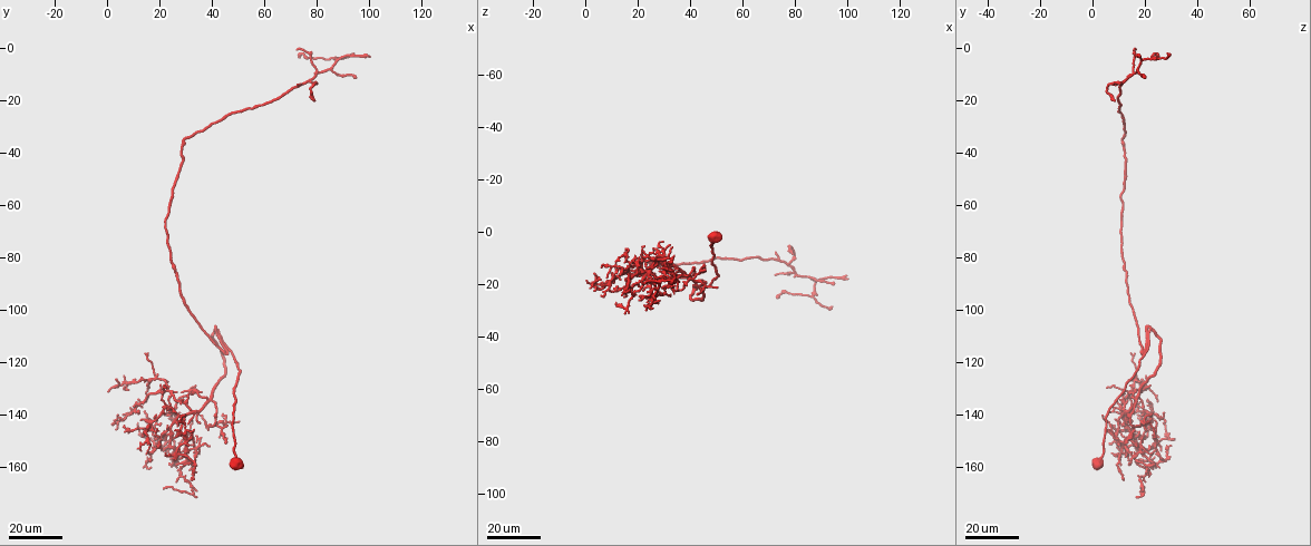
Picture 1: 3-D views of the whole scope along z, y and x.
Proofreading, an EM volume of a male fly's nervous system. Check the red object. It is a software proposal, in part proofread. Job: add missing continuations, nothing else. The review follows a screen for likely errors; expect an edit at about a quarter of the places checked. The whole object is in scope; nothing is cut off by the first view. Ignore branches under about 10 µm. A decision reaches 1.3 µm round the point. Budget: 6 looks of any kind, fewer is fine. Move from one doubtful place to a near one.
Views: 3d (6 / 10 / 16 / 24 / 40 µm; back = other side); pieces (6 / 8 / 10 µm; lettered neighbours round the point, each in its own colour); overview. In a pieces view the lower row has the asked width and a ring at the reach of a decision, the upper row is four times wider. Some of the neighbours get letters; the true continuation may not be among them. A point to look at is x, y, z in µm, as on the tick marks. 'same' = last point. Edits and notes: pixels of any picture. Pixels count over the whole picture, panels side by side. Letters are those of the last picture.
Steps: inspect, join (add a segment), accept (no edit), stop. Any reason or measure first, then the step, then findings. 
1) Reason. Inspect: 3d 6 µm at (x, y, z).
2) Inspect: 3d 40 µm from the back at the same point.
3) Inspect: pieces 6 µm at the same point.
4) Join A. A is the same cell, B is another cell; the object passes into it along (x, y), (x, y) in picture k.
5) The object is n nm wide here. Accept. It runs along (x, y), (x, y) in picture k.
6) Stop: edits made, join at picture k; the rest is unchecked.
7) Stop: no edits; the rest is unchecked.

Tapers out. Inspect: 3d 16 µm at (72, 0, 16).

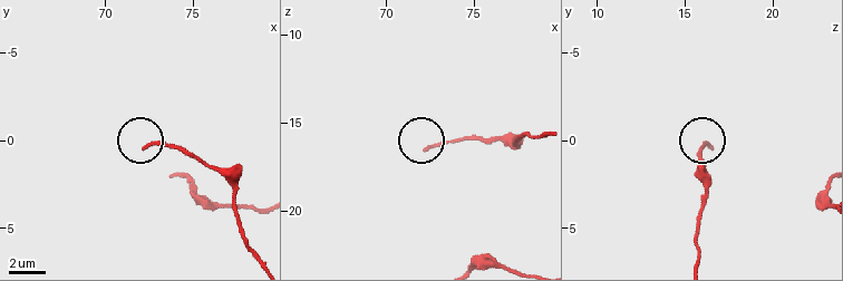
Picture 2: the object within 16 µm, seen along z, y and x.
Inspect: pieces 10 µm at (72.2, 0.4, 16.6).

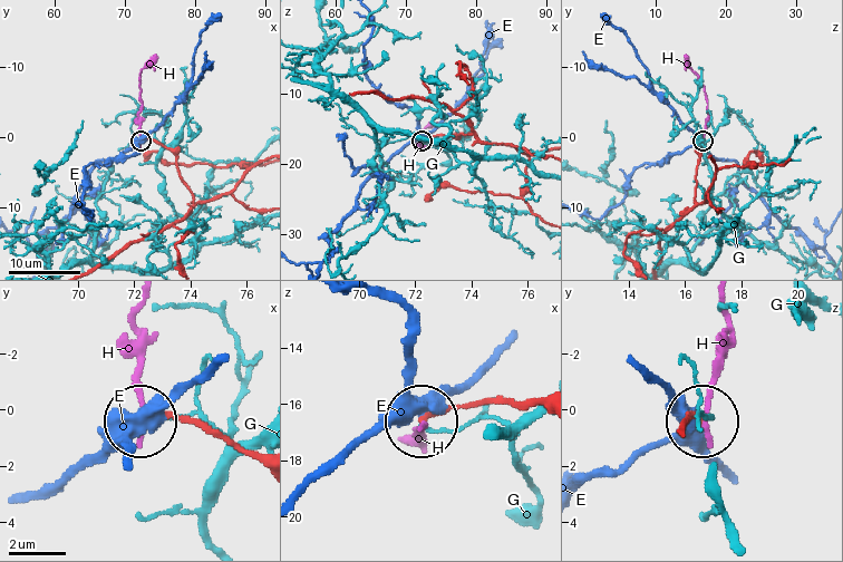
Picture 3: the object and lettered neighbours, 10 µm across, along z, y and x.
The object is 170 nm wide here. Accept. E, G and H are other cells; it runs along (259, 463), (201, 429), (165, 417), (146, 422) in picture 3; no lettered segment goes on from it.

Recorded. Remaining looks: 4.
Free end. Inspect: 3d 24 µm at (100, 3, 19).

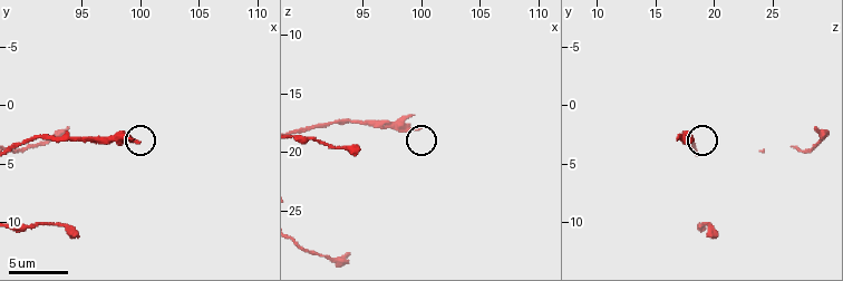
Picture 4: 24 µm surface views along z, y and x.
See the neighbours. Inspect: pieces 10 µm at (100.0, 3.0, 17.8).

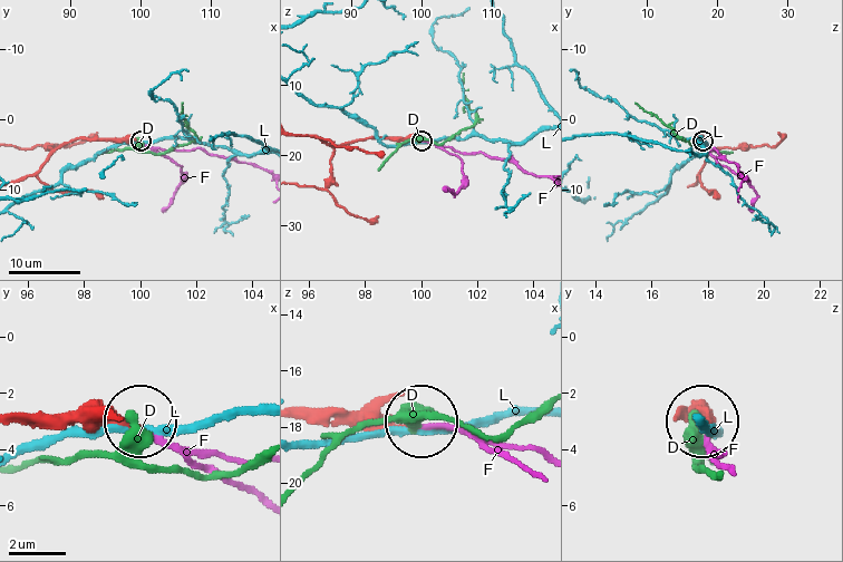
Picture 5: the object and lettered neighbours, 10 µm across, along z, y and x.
The object is 200 nm wide here. Join F. F is the same cell, D and L are other cells; the object passes into it along (118, 138), (163, 149), (200, 147), (243, 162) in picture 5; the neuron continues.

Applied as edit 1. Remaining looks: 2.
Thin end. Inspect: 3d 24 µm at (72, 14, 8).

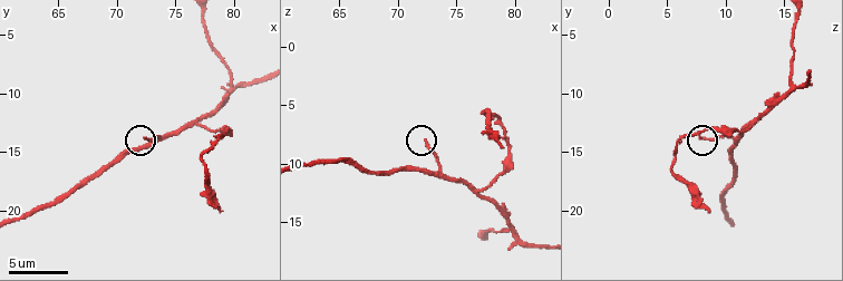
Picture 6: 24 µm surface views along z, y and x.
Inspect: pieces 10 µm at (72.2, 13.8, 8.0).

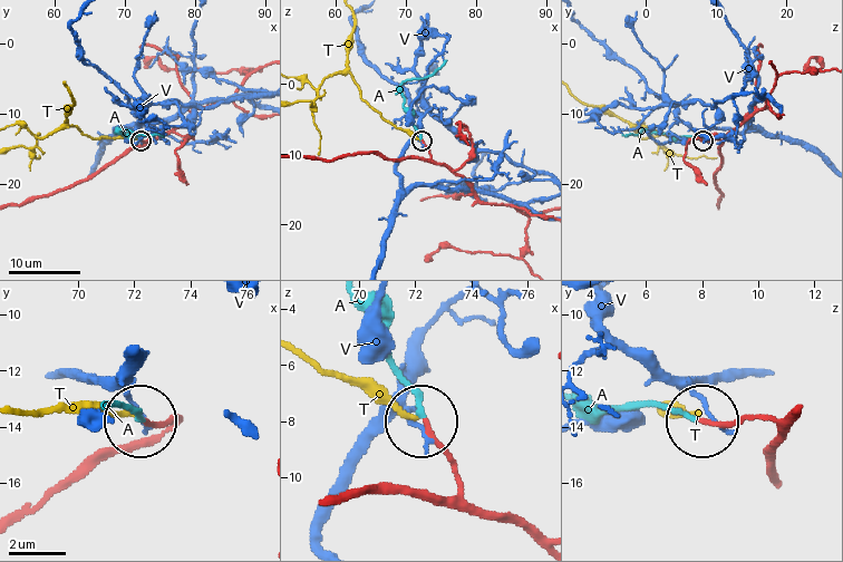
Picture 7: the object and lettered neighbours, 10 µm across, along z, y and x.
The object is 190 nm wide here. Join A. A is the same cell, T and V are other cells; the object passes into it along (177, 419), (144, 422), (124, 407), (109, 407) in picture 7; the neuron continues.

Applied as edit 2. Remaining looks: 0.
Stop: edits made, join at picture 5, join at picture 7; the rest is unchecked.

